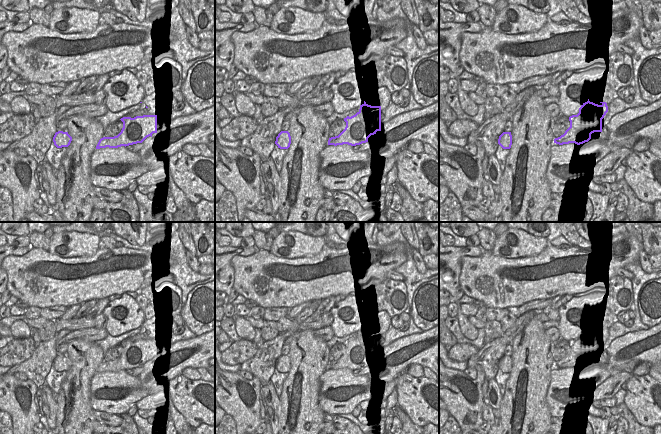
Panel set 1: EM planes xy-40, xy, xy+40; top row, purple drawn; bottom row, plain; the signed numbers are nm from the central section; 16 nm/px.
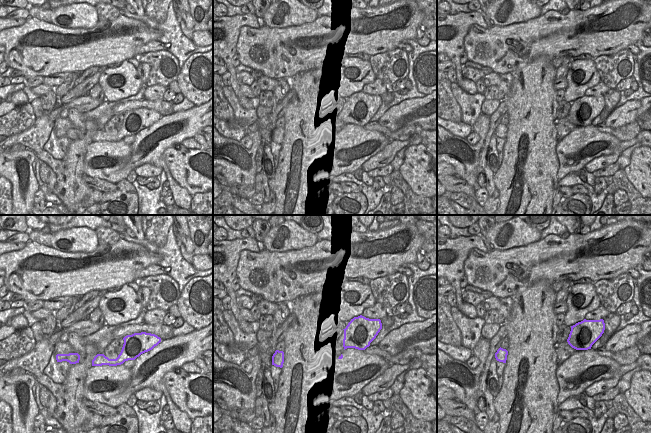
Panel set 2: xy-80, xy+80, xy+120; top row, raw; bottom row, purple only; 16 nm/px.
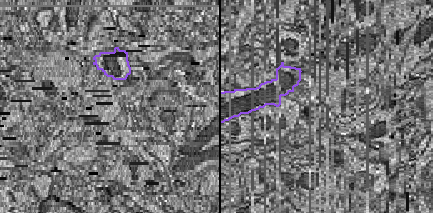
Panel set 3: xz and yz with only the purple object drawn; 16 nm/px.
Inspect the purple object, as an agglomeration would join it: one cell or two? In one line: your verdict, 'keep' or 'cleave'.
keep

